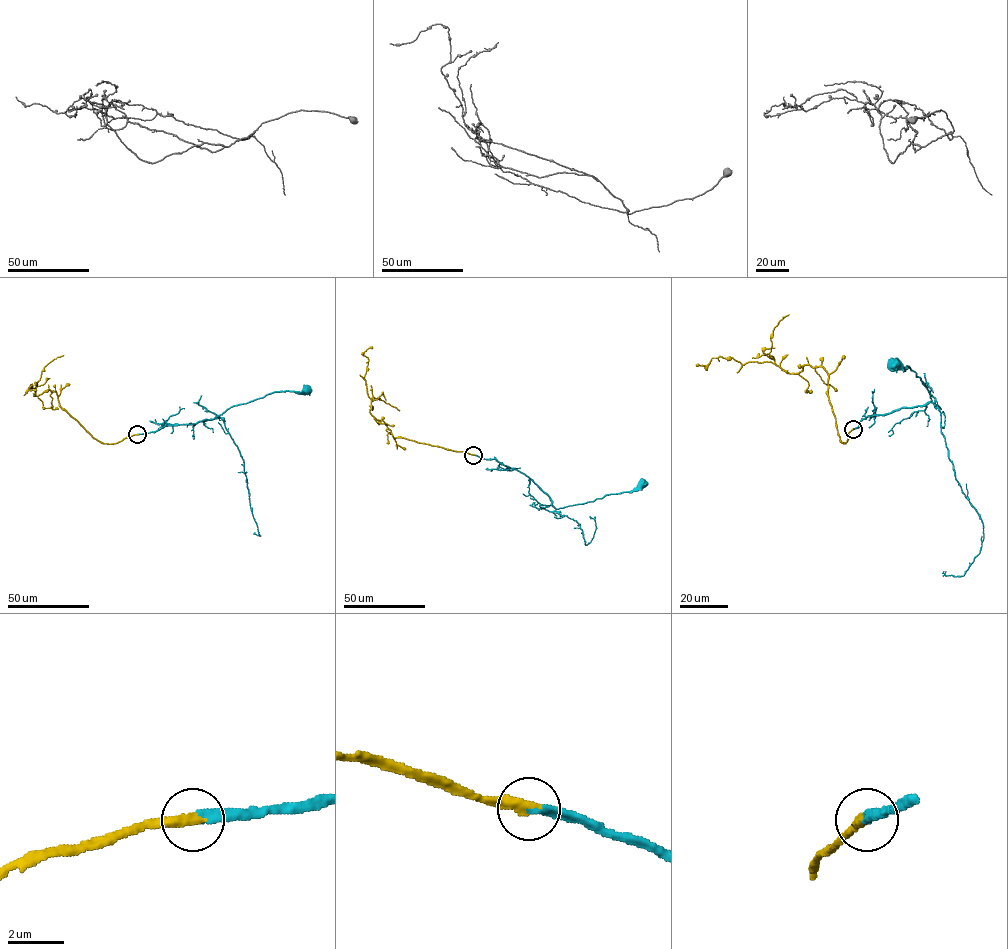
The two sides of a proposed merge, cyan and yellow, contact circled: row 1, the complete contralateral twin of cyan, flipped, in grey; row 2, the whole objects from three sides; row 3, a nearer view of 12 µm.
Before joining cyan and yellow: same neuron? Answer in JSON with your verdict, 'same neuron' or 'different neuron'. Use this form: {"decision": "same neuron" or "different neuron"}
{"decision": "same neuron"}

